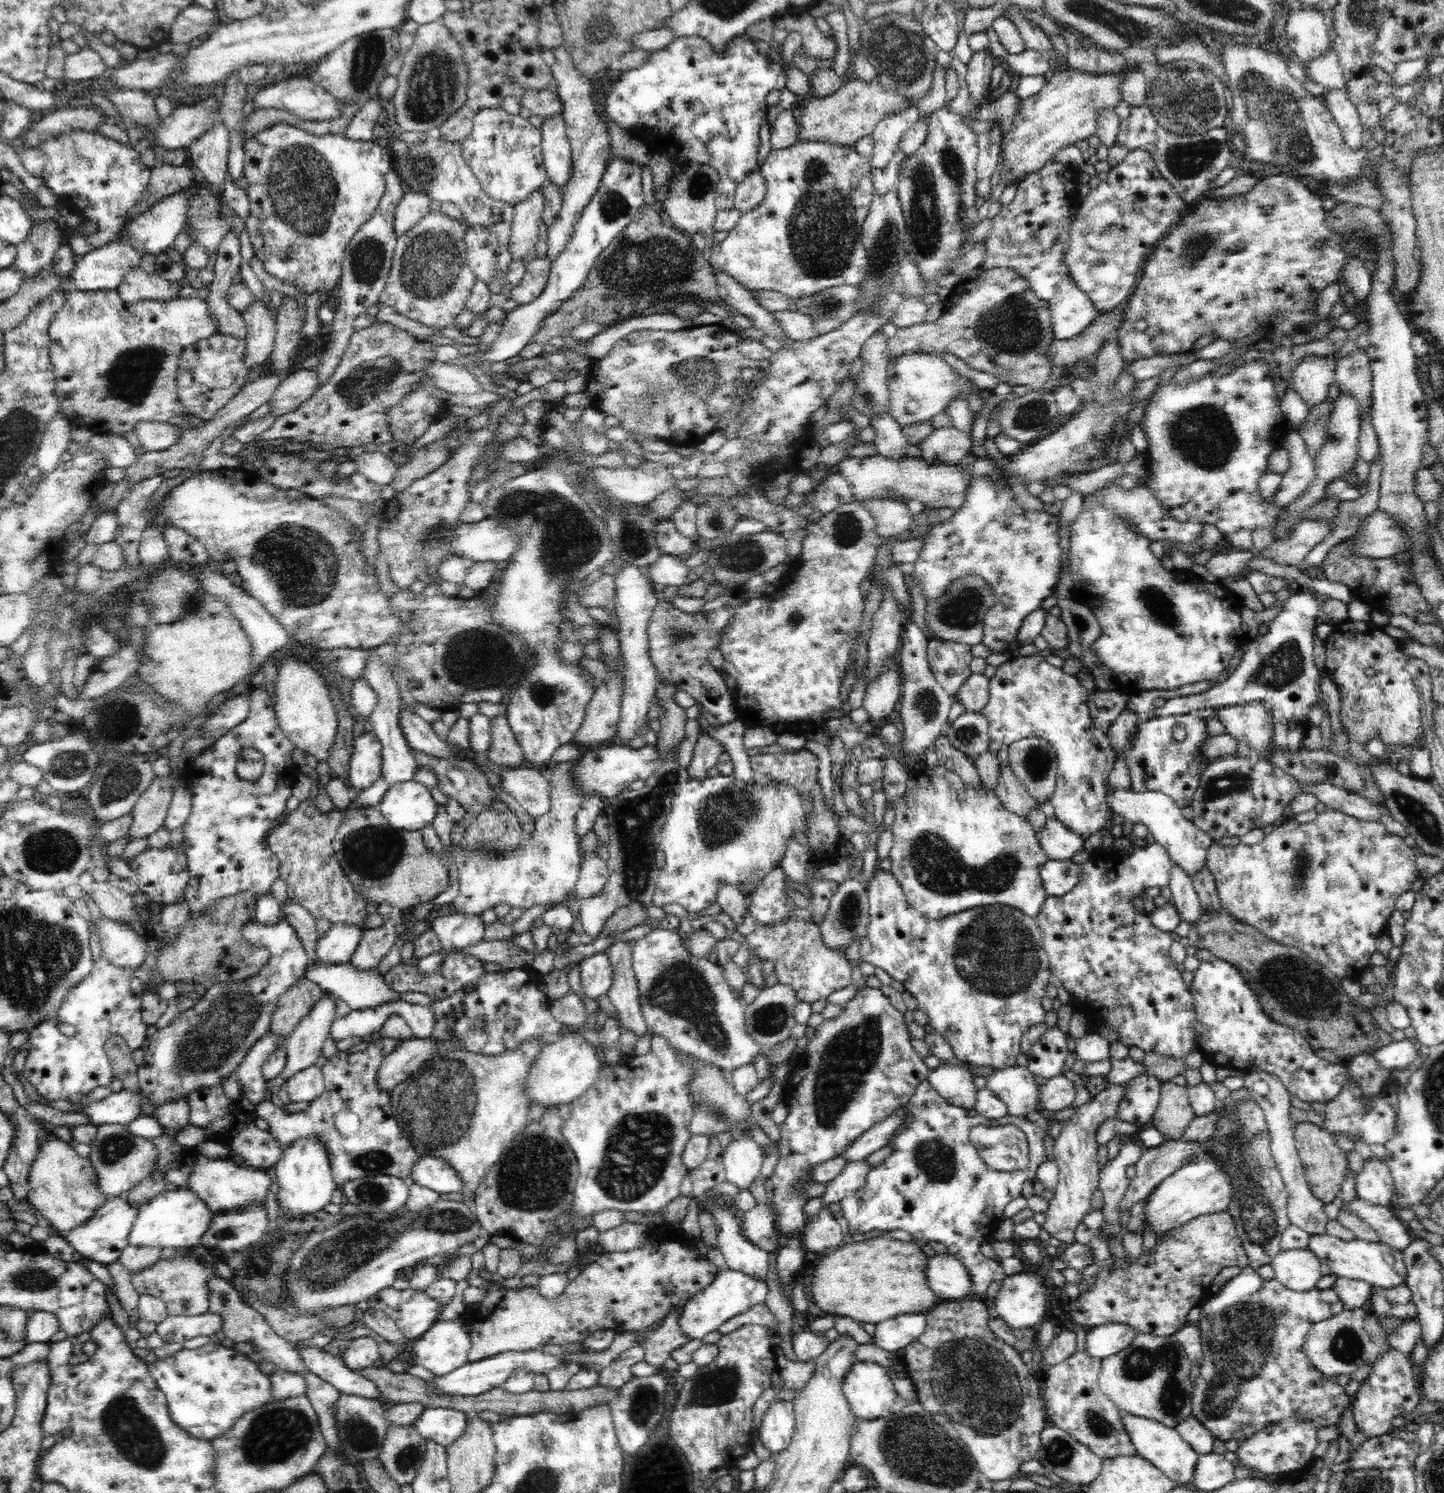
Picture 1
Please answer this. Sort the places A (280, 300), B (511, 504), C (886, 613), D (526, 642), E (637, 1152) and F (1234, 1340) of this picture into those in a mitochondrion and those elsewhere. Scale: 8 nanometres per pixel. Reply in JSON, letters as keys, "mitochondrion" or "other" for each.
{"A":"other","B":"mitochondrion","C":"other","D":"other","E":"mitochondrion","F":"mitochondrion"}

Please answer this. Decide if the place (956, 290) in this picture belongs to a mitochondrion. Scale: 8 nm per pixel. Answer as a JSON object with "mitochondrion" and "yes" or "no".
{"mitochondrion":"no"}

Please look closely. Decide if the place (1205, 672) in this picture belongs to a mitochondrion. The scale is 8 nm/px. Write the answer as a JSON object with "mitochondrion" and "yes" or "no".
{"mitochondrion":"no"}

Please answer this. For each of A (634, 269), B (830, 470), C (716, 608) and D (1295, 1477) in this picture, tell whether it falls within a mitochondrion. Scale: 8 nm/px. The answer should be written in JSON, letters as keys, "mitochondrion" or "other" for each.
{"A":"mitochondrion","B":"other","C":"other","D":"other"}

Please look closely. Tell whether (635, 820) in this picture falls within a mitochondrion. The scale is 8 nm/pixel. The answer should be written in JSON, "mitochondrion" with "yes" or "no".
{"mitochondrion":"yes"}

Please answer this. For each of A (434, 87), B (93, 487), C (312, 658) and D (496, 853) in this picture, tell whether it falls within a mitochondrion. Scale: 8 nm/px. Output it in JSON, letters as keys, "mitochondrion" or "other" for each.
{"A":"mitochondrion","B":"other","C":"other","D":"other"}

